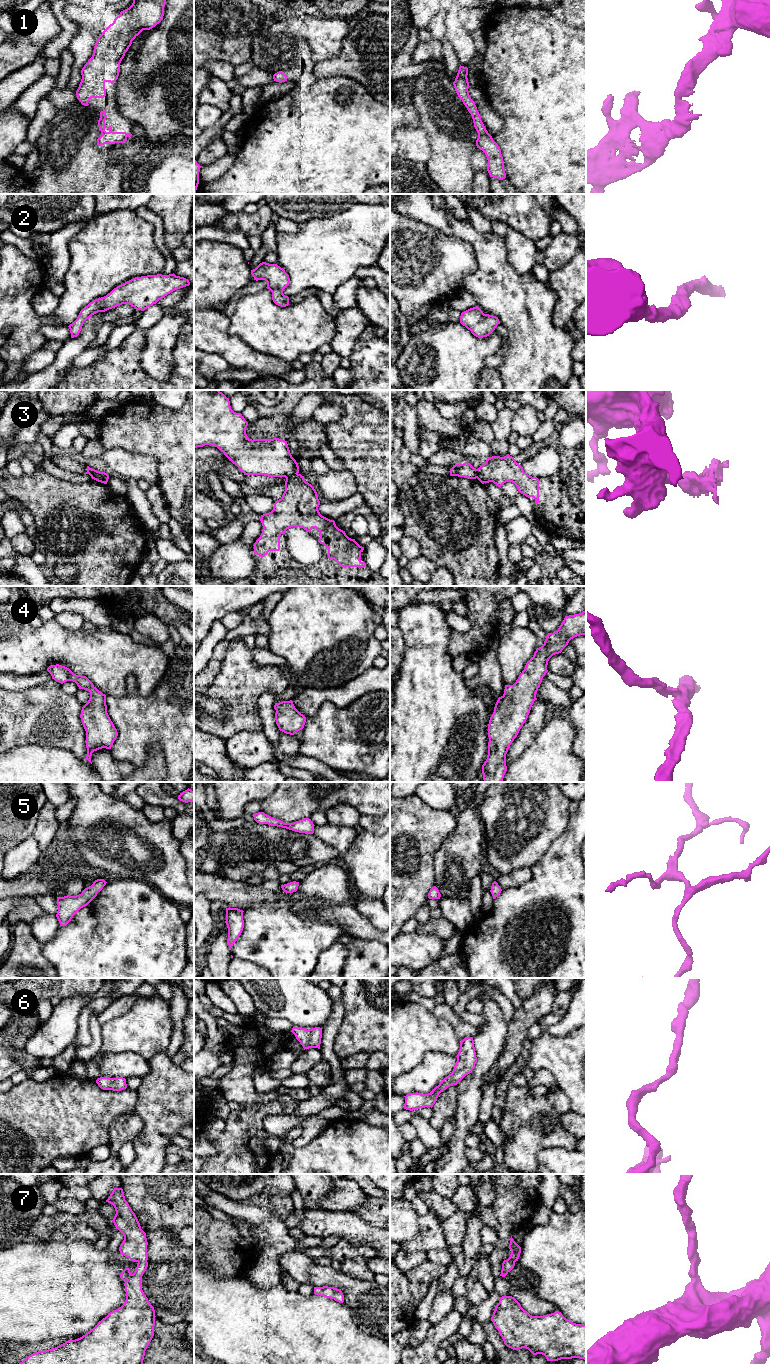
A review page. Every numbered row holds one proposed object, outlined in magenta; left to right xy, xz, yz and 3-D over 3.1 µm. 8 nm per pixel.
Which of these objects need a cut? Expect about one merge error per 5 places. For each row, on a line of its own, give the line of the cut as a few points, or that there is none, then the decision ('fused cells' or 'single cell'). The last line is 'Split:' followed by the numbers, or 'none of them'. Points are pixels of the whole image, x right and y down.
1: no cut | single cell
2: no cut | single cell
3: xz (297, 473), (286, 478) | fused cells
4: no cut | single cell
5: no cut | single cell
6: no cut | single cell
7: no cut | single cell
Split: 3

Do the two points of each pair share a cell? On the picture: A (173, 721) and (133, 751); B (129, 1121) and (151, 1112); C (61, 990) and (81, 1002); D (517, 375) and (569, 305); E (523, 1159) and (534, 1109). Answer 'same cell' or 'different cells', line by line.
A: same cell
B: different cells
C: different cells
D: different cells
E: same cell

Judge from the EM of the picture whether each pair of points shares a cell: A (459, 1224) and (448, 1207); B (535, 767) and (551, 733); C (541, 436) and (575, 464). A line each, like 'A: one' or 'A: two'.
A: two
B: one
C: two

